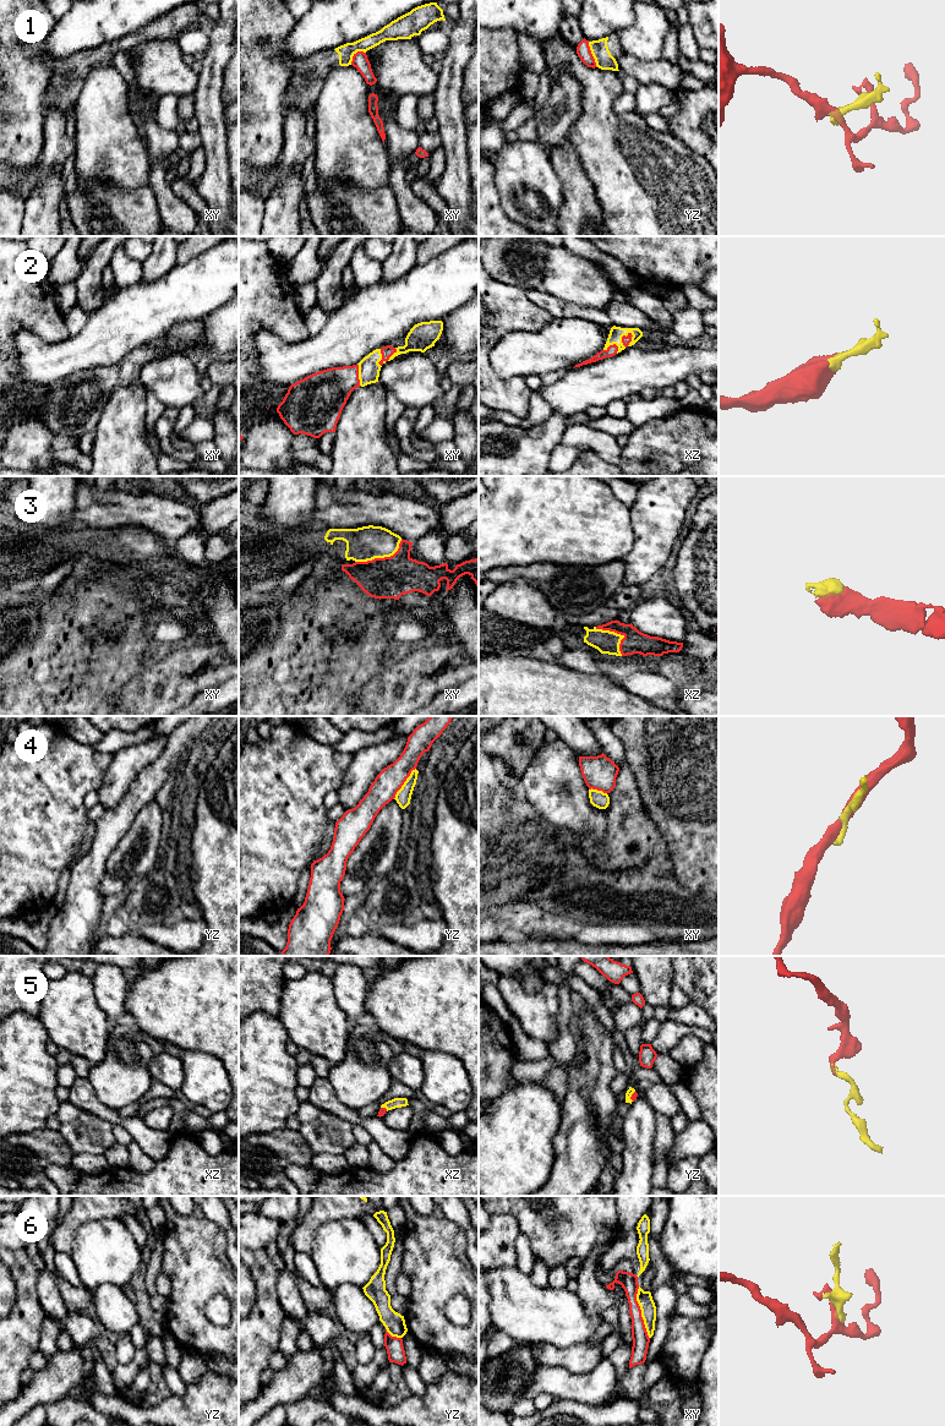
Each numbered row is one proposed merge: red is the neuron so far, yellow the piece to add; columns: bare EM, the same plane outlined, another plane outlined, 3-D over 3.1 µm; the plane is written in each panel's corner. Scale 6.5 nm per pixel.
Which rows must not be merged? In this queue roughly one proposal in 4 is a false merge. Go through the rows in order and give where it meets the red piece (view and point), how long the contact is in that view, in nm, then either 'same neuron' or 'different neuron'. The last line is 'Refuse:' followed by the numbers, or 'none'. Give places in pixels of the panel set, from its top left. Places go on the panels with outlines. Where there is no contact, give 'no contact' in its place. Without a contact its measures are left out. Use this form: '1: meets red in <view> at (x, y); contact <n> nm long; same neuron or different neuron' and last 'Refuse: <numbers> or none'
1: meets red in yz at (591, 54); contact 180 nm long; different neuron
2: meets red in xy at (387, 360); contact 160 nm long; same neuron
3: meets red in xy at (381, 558); contact 340 nm long; same neuron
4: meets red in yz at (403, 783); contact 260 nm long; different neuron
5: meets red in yz at (632, 1096); contact 70 nm long; same neuron
6: meets red in xy at (640, 1312); contact 360 nm long; different neuron
Refuse: 1, 4, 6

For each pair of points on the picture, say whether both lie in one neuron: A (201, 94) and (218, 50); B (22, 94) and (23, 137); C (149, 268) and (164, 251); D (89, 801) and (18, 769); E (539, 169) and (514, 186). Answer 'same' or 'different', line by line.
A: same
B: same
C: same
D: different
E: same

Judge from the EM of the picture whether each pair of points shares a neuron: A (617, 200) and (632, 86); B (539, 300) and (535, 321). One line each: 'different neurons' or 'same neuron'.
A: different neurons
B: different neurons

